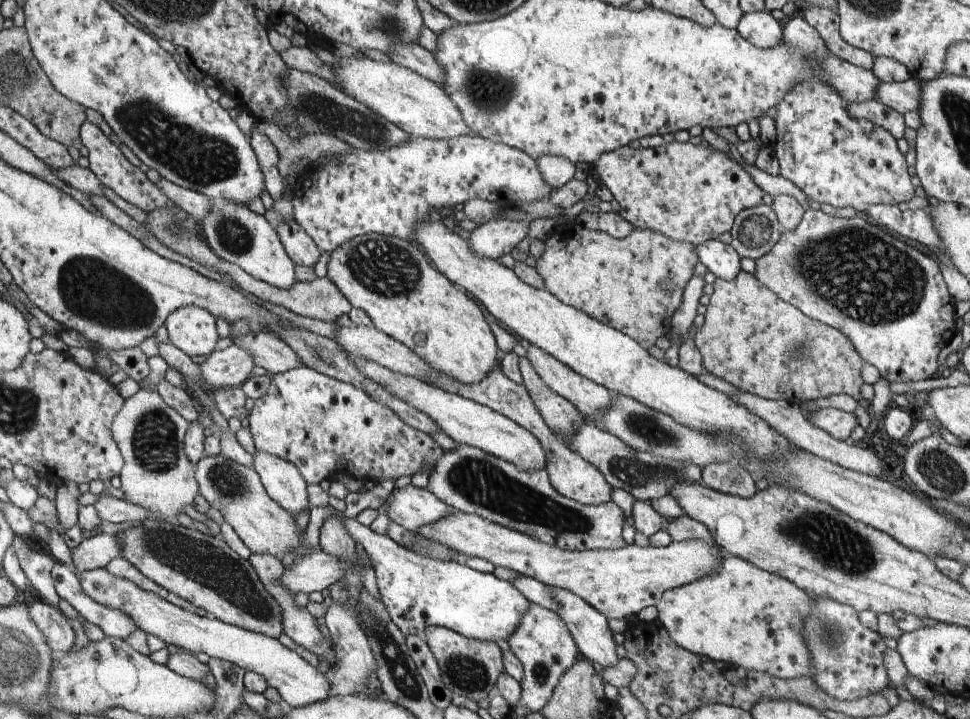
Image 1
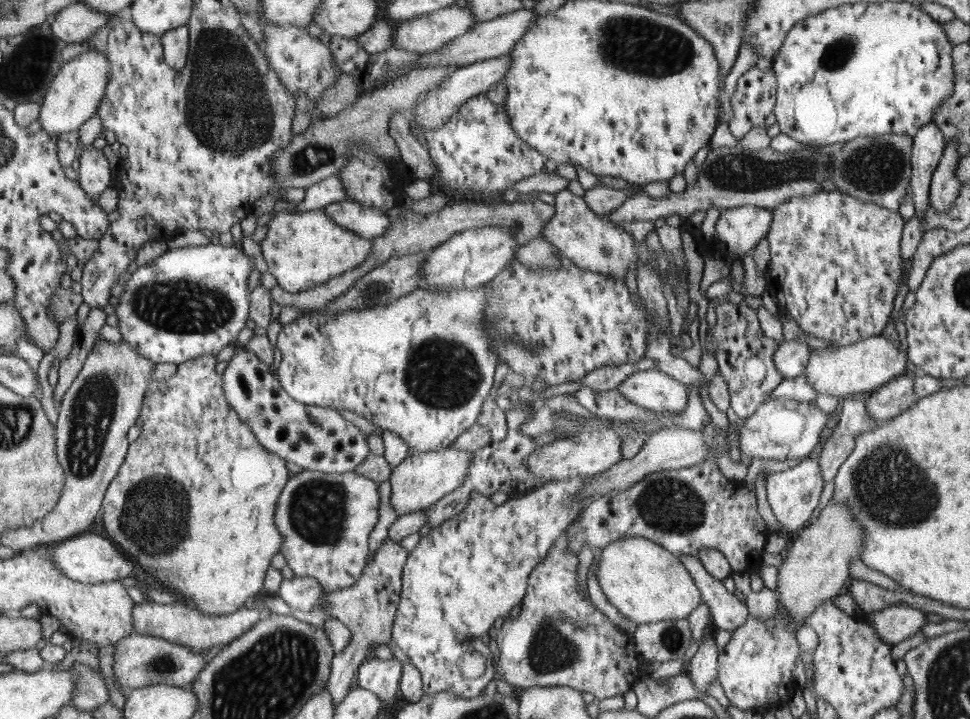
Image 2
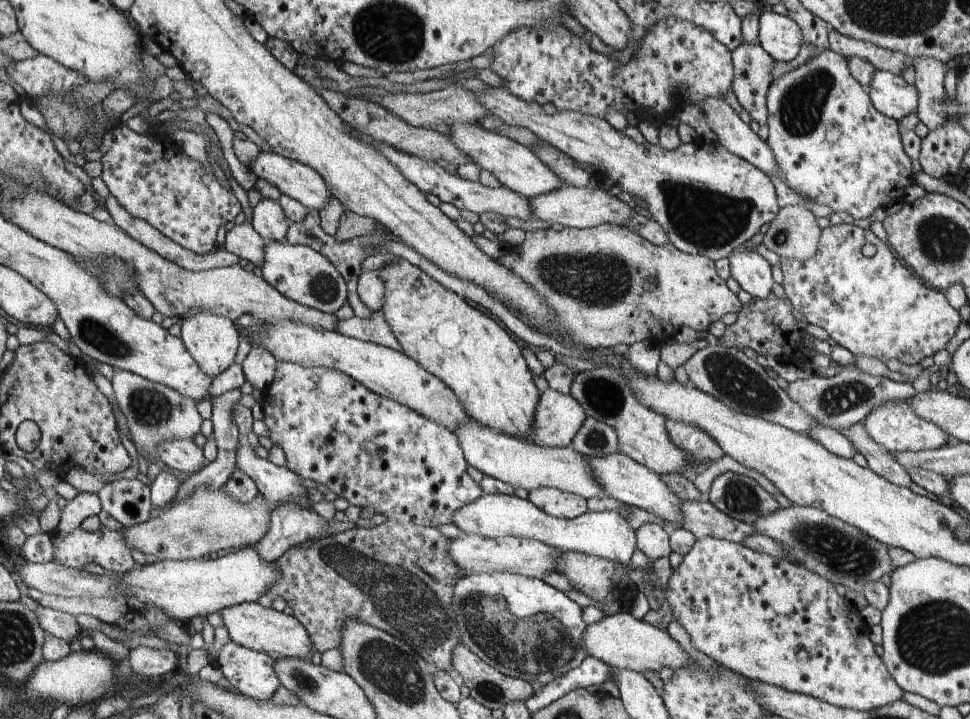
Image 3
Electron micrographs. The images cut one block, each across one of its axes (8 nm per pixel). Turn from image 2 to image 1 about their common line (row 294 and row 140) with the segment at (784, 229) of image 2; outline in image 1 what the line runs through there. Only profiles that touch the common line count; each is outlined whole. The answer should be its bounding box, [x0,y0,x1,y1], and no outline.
[771,74,915,212]

